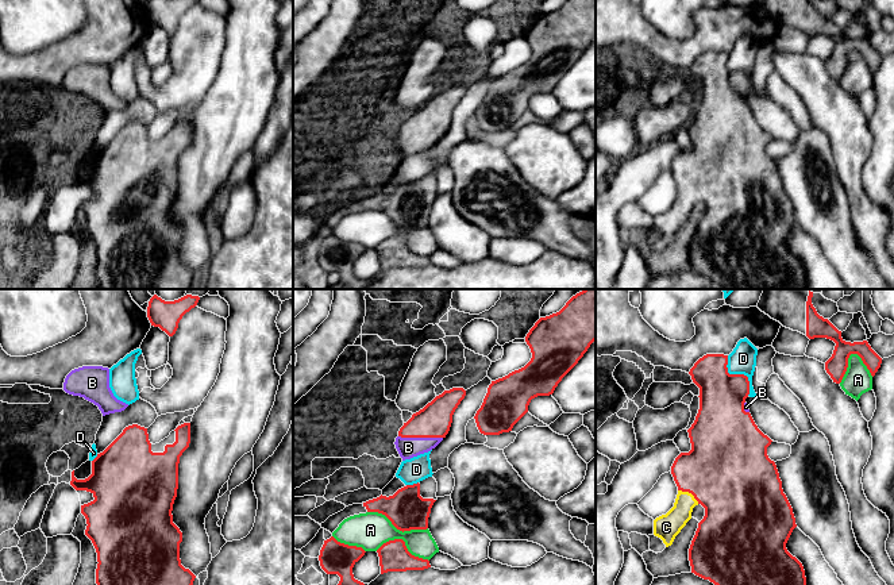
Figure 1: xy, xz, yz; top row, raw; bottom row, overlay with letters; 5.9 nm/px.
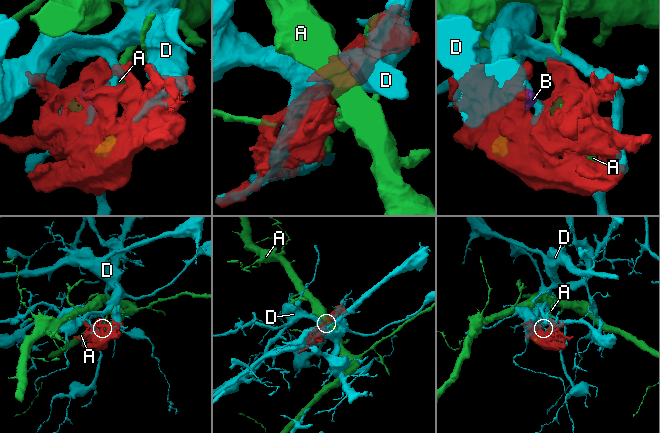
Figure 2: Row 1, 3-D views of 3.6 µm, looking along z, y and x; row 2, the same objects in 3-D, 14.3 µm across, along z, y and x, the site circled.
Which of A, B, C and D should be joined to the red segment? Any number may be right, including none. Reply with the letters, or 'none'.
B, C

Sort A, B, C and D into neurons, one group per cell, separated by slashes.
A / B C / D

